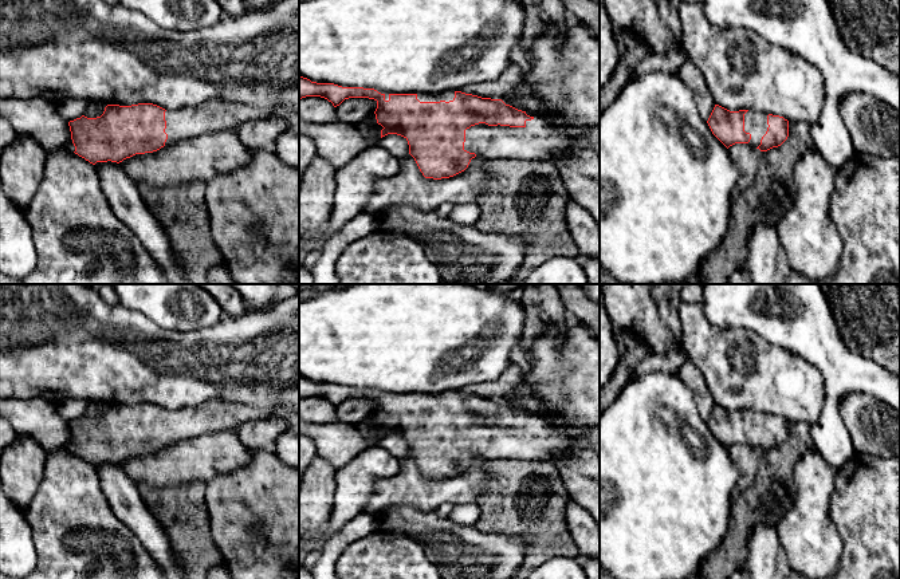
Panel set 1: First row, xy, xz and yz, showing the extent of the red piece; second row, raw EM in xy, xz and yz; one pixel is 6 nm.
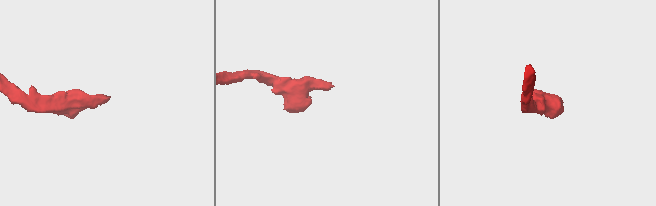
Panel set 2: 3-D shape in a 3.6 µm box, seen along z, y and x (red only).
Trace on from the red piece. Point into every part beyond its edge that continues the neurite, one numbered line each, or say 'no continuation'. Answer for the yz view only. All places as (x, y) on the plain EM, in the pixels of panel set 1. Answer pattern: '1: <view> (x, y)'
1: yz (755, 422)

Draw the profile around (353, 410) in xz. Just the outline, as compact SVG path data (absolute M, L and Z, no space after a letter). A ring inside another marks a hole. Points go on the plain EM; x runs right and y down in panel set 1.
M349 398L334 409L333 422L357 425L368 414L374 413L377 409L377 401L369 398Z

